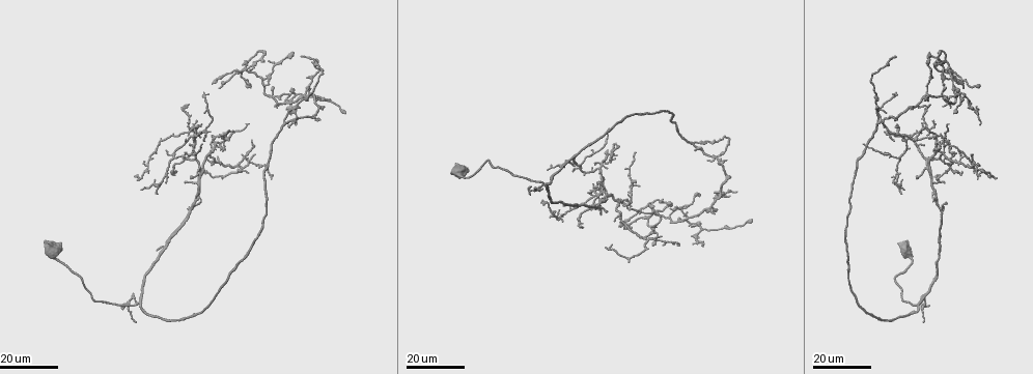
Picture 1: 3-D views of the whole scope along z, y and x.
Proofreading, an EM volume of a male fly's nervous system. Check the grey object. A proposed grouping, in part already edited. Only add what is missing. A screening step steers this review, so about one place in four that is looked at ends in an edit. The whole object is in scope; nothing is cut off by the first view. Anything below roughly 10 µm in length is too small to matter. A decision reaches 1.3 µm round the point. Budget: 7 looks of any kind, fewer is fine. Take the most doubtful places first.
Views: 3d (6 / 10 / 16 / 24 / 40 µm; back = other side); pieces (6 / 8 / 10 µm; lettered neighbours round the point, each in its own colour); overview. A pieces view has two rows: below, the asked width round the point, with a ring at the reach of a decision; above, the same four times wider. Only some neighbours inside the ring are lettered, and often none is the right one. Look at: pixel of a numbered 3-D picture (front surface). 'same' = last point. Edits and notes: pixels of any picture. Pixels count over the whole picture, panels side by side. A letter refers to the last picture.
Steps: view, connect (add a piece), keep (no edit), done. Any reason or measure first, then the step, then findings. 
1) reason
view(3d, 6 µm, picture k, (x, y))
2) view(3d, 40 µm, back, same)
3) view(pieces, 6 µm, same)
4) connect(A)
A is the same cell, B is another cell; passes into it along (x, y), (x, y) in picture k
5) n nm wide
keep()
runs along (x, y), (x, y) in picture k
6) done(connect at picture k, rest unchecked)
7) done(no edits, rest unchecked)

free end
view(3d, 16 µm, picture 1, (706, 160))

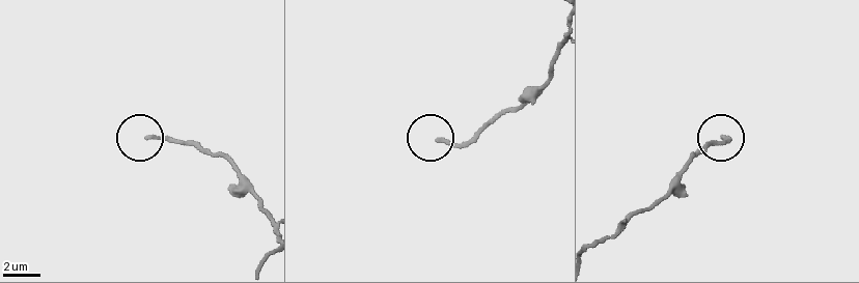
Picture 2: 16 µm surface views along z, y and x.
view(pieces, 6 µm, picture 2, (721, 137))

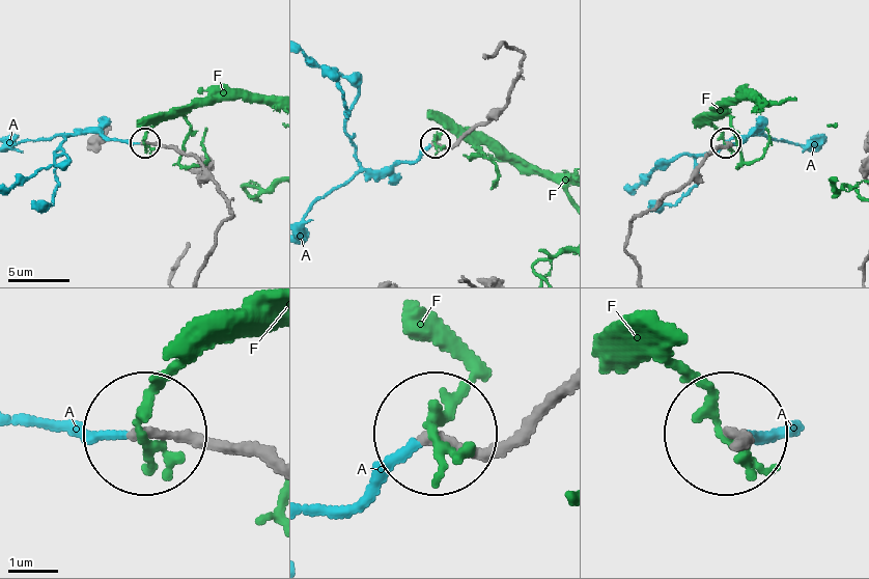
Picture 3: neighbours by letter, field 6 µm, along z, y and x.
180 nm wide
connect(A)
A is the same cell, F is another cell; passes into it along (268, 463), (197, 438), (61, 430) in picture 3; it goes on there

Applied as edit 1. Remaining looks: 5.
branch stops here
view(3d, 16 µm, picture 1, (184, 180))

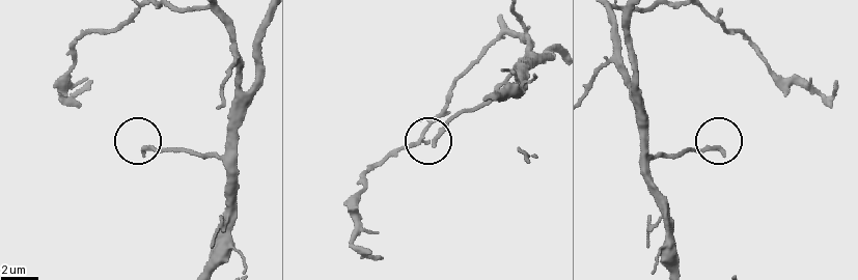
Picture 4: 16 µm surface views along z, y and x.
view(pieces, 10 µm, picture 4, (141, 150))

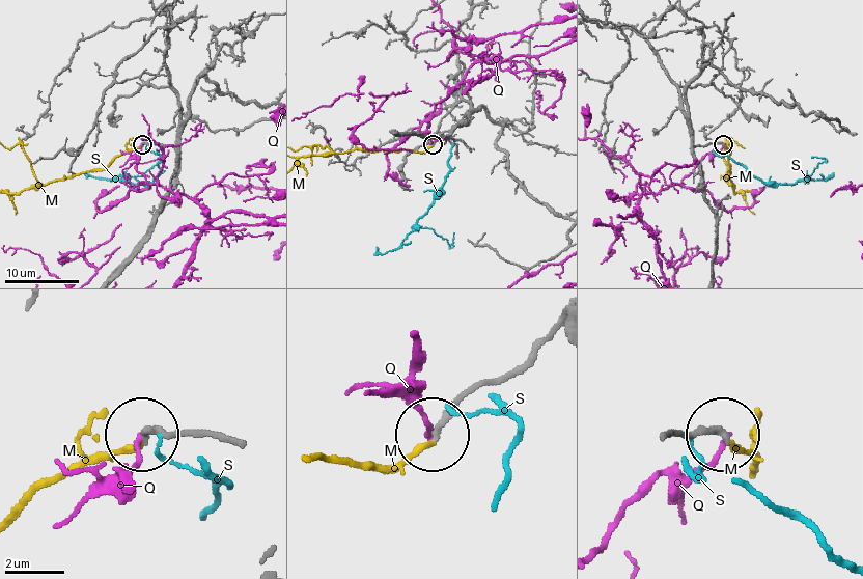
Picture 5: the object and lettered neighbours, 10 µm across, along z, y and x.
260 nm wide
connect(M)
M is the same cell, Q and S are other cells; it goes on there

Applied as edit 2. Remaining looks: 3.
view(overview)

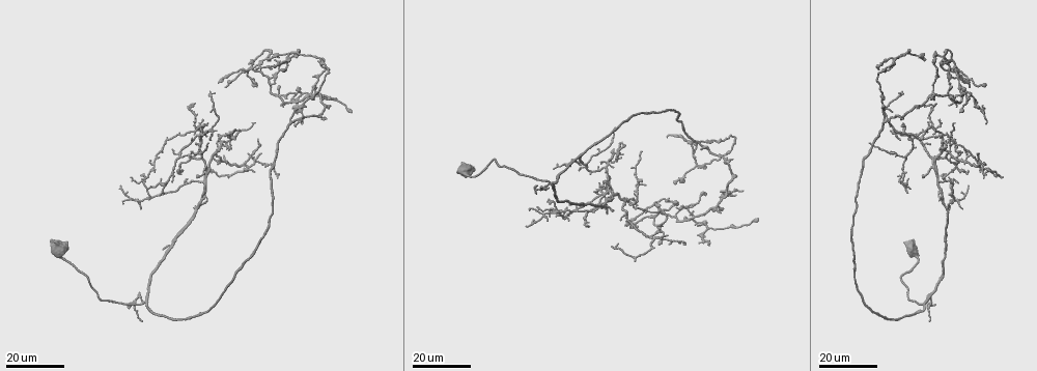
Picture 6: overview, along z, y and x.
branch stops here
view(3d, 24 µm, picture 6, (262, 151))

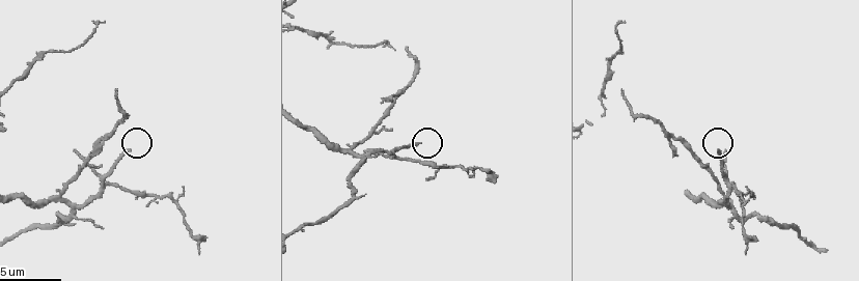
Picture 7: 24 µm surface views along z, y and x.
see the neighbours
view(pieces, 6 µm, picture 7, (127, 149))

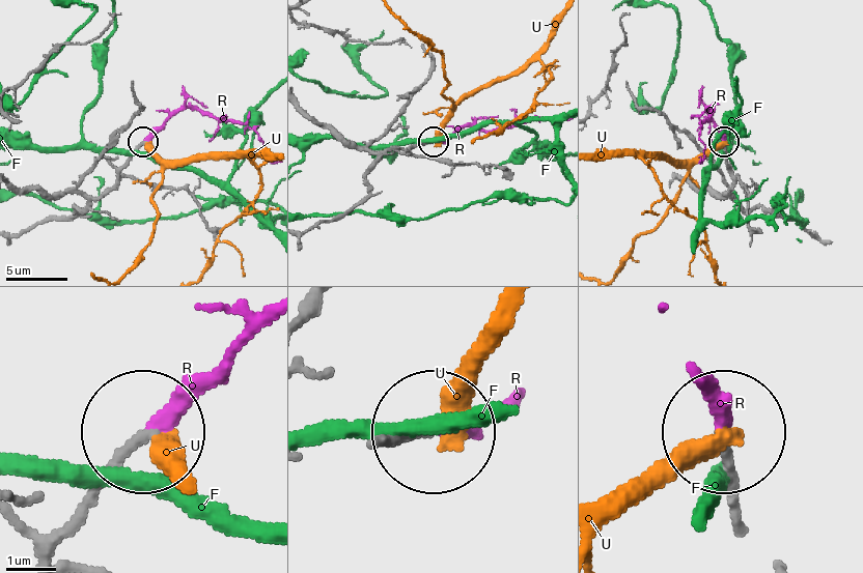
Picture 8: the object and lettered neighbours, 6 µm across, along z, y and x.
connect(R)
R is the same cell, F and U are other cells; passes into it along (739, 508), (711, 383) in picture 8; the neuron continues

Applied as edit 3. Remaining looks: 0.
done(connect at picture 3, connect at picture 5, connect at picture 8, rest unchecked)

